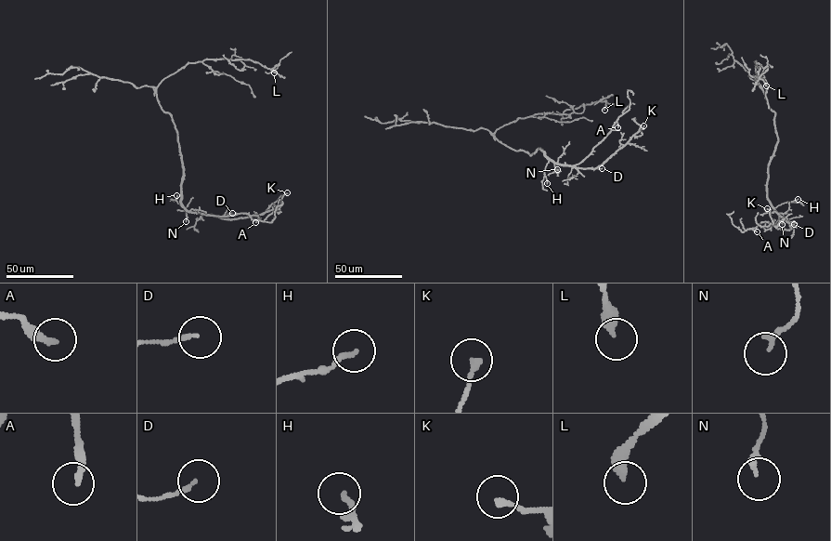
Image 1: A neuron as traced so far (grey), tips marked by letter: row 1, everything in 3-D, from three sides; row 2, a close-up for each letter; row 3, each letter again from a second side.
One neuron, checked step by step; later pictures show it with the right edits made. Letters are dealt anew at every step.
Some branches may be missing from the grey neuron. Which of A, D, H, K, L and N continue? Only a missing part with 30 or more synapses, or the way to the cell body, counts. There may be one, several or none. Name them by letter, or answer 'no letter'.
no letter

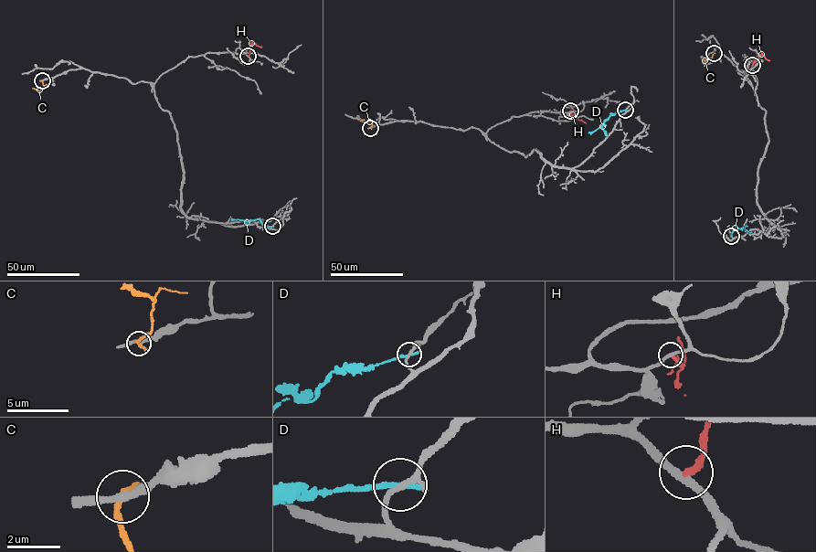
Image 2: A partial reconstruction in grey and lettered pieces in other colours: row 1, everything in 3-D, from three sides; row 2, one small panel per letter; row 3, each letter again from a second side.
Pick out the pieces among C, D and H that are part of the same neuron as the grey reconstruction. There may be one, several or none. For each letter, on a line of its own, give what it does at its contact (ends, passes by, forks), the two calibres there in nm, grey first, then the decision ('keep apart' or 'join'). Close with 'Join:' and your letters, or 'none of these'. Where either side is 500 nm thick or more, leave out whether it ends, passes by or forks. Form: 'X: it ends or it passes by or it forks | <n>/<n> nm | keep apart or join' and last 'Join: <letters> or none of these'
C: it ends | 280/300 nm | keep apart
D: it ends | 220/240 nm | keep apart
H: it ends | 260/280 nm | keep apart
Join: none of these

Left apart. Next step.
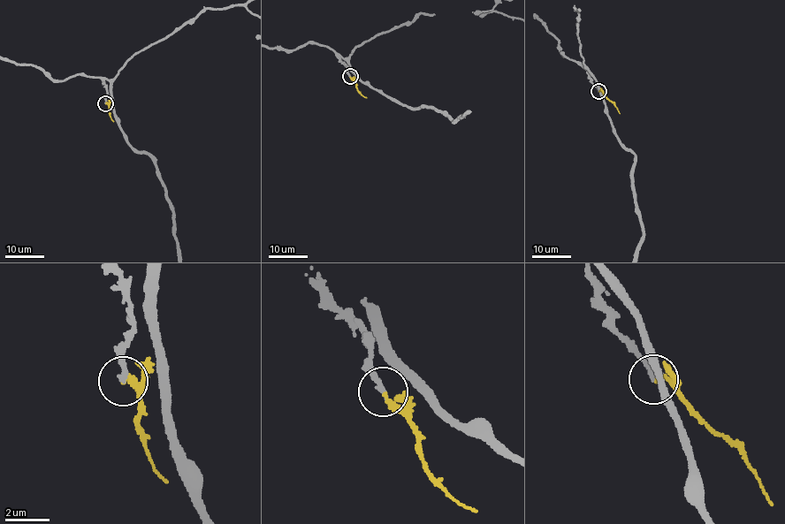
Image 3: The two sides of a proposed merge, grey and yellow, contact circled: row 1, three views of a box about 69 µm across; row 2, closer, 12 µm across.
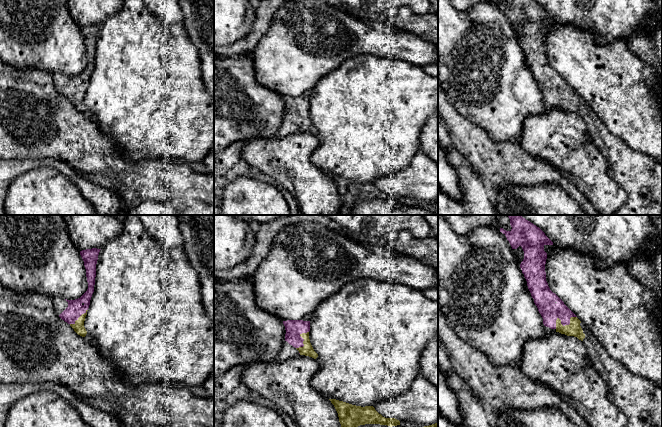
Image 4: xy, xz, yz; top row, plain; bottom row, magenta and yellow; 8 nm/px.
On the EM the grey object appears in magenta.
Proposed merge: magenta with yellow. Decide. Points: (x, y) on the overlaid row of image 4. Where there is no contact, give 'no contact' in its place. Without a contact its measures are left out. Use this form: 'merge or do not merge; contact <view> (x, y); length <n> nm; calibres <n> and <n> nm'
merge; contact yz (563, 325); length 200 nm; calibres 160 and 110 nm

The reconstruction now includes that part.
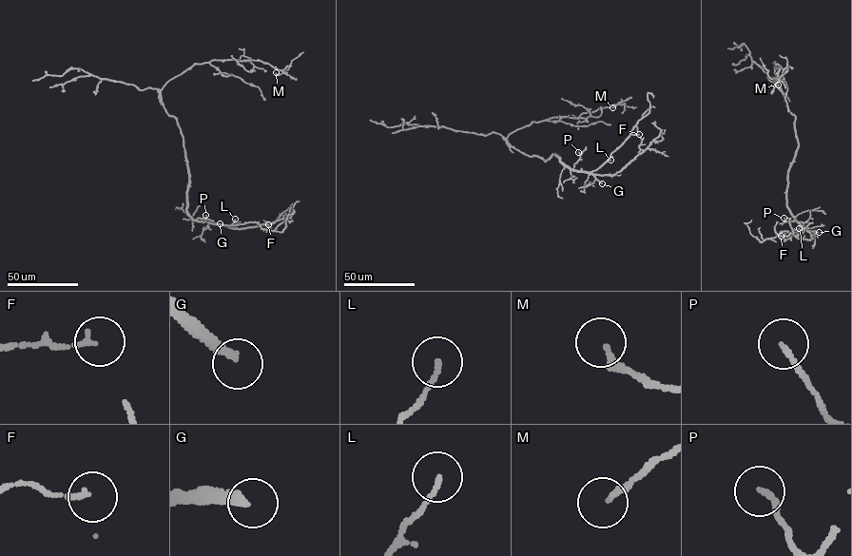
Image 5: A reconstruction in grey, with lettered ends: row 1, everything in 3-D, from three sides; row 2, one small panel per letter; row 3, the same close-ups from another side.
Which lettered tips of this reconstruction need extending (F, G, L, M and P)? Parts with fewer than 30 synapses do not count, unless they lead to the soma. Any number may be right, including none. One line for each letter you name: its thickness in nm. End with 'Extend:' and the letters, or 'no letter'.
G: 280 nm
Extend: G

